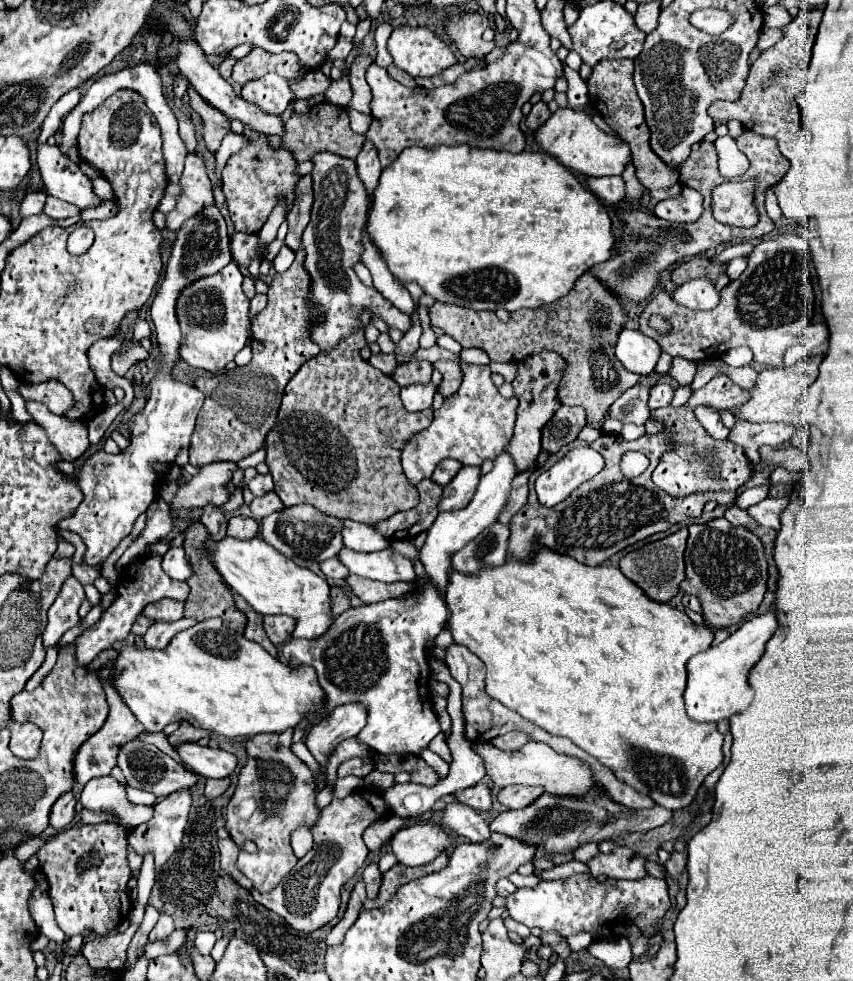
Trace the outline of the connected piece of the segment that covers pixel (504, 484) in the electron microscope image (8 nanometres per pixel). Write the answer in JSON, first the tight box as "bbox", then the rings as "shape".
{"bbox":[420,452,516,590],"shape":[[[504,452],[494,460],[494,468],[492,472],[488,472],[486,476],[480,478],[480,484],[476,488],[476,494],[472,498],[472,502],[458,510],[458,512],[444,512],[438,514],[436,522],[432,524],[432,528],[428,530],[428,538],[420,550],[420,560],[424,562],[424,568],[428,572],[428,576],[438,584],[438,588],[446,590],[446,582],[448,582],[448,570],[450,570],[450,554],[460,550],[462,546],[466,546],[474,536],[478,536],[484,528],[488,528],[490,524],[496,522],[500,510],[504,508],[508,494],[510,494],[510,482],[516,476],[516,468],[512,458]]]}

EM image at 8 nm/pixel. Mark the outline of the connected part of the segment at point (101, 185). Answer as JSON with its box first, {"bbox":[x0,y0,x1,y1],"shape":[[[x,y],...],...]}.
{"bbox":[92,176,114,200],"shape":[[[100,176],[100,178],[96,178],[96,180],[92,180],[92,186],[94,186],[94,190],[96,190],[96,194],[102,198],[106,198],[106,200],[112,200],[114,198],[114,192],[112,192],[112,188],[110,188],[110,182],[104,178],[104,176]]]}

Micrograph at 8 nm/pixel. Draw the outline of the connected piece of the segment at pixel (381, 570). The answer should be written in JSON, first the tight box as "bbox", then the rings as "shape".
{"bbox":[338,548,414,582],"shape":[[[344,548],[338,554],[338,560],[356,576],[378,580],[378,582],[414,582],[414,560],[394,552],[392,548],[380,552],[354,552]]]}

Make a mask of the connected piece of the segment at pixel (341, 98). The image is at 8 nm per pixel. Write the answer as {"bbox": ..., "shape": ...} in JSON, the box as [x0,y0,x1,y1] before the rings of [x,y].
{"bbox":[326,72,352,106],"shape":[[[342,72],[342,76],[338,80],[332,80],[330,88],[326,90],[326,100],[332,102],[332,104],[338,104],[338,106],[346,106],[352,98],[352,88],[350,88],[350,80],[348,80],[348,74]]]}

